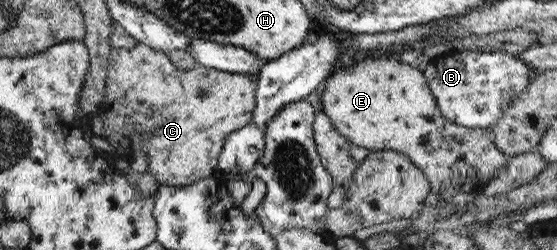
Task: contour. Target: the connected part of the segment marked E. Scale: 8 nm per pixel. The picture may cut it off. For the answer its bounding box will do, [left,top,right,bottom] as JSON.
[321,54,508,199]

